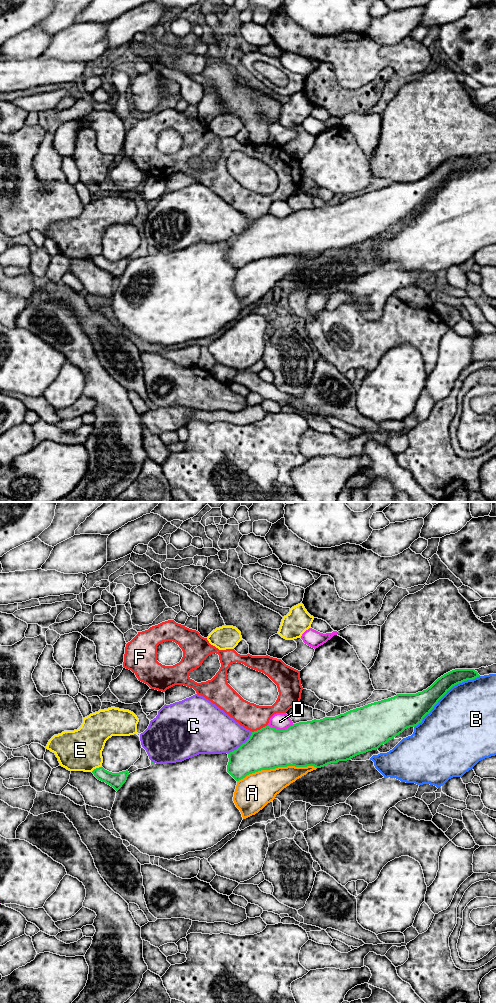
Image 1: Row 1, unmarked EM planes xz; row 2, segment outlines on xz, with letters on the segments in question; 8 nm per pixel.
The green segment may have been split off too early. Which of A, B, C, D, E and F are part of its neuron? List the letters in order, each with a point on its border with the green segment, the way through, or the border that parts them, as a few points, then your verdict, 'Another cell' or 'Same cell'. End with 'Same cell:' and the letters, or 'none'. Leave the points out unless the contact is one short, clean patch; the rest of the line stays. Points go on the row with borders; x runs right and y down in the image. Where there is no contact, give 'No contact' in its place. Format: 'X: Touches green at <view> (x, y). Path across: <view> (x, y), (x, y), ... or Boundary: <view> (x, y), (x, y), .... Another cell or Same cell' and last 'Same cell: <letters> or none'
A: Touches green at xz (276, 767). Another cell
B: Touches green at xz (445, 693). Another cell
C: Touches green at xz (241, 745). Another cell
D: Touches green at xz (280, 730). Another cell
E: Touches green at xz (96, 768). Another cell
F: Touches green at xz (260, 729). Another cell
Same cell: none

